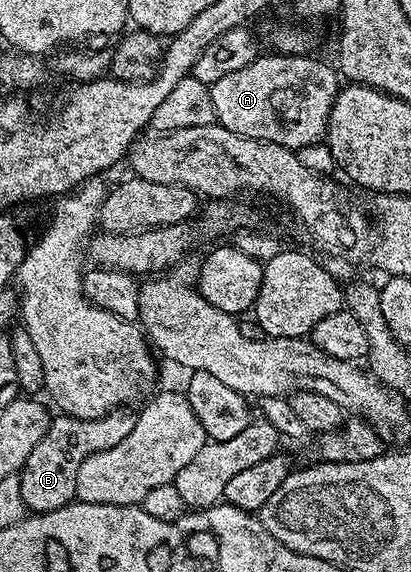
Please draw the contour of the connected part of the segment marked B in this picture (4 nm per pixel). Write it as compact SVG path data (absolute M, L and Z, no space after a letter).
M131 407L113 408L107 416L99 416L93 420L83 420L63 414L57 415L49 423L46 434L34 450L30 450L30 458L26 458L18 475L22 486L22 502L29 513L49 512L76 500L78 486L78 470L82 462L90 458L90 454L98 454L102 450L110 450L110 446L118 446L130 430L134 430L137 413Z

